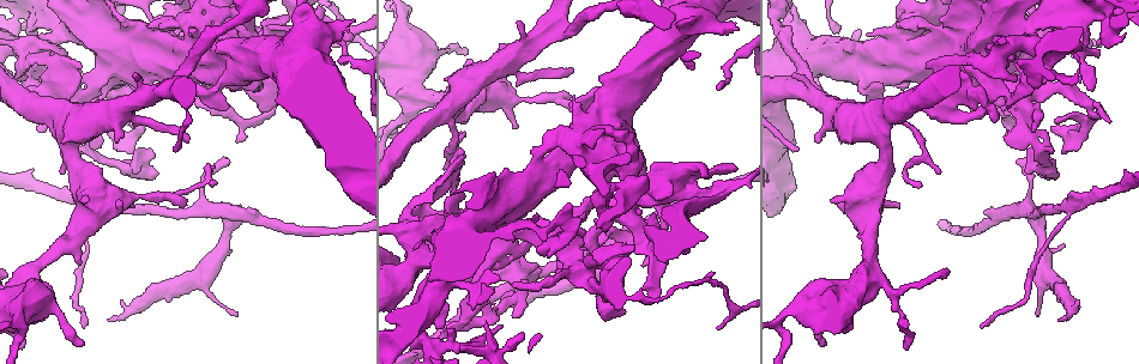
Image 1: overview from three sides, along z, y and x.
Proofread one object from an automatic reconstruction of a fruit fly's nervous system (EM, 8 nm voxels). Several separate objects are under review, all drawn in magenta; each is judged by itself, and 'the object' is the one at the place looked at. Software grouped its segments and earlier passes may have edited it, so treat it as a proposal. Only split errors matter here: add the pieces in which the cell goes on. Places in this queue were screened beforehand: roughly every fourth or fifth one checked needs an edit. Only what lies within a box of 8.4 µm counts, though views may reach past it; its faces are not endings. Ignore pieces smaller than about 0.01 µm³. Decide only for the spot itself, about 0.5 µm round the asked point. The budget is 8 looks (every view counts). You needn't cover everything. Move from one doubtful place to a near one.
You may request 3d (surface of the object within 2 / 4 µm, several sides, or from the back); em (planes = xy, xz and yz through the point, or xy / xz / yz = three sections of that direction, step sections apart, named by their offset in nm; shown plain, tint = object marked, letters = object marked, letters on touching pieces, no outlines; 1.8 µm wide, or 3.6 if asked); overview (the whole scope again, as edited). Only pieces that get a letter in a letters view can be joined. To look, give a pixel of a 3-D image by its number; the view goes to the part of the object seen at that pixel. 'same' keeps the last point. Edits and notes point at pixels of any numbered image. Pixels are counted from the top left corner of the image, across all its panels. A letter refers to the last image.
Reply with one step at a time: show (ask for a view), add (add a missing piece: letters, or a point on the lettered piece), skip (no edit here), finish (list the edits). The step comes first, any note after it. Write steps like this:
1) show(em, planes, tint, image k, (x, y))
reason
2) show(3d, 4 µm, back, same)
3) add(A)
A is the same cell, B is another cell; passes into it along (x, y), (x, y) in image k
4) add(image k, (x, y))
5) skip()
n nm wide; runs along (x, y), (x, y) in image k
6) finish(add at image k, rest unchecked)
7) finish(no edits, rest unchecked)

show(em, xy, step 8, tint, image 1, (1016, 163))
an open end

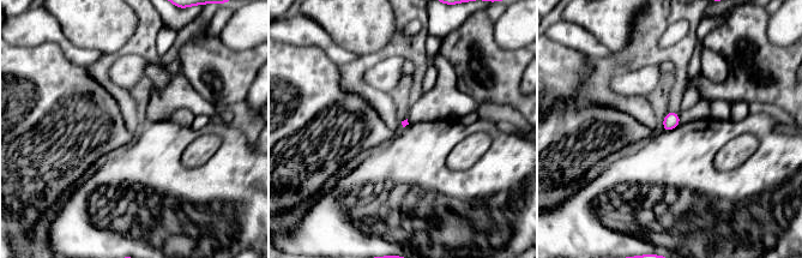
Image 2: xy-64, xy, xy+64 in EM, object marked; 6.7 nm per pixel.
show(em, planes, letters, same)
another direction

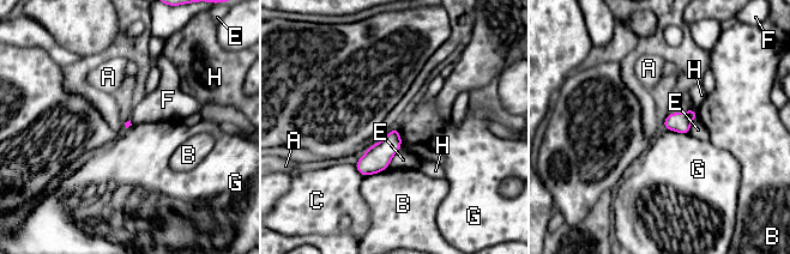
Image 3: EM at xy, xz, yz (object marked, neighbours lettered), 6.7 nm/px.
skip()
A, B, C, E, F, G and H are other cells; border along (663, 127), (689, 134) in image 3; none of them fits

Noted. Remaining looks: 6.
show(em, planes, letters, image 1, (579, 274))
calibre changes

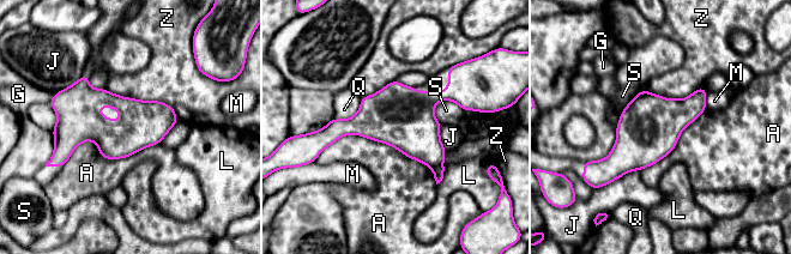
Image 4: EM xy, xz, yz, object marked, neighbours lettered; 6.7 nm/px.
skip()
320 nm wide; A, G, J, L, M, Q, S and Z are other cells; no lettered piece goes on from it

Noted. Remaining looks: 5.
show(3d, 4 µm, image 1, (612, 203))
thin neck

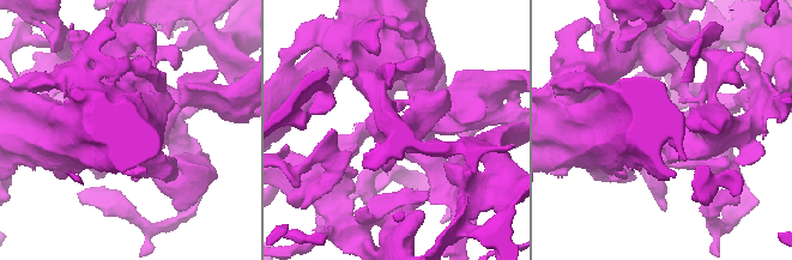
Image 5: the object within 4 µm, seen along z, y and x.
show(em, xy, step 4, tint, same)
need the tissue

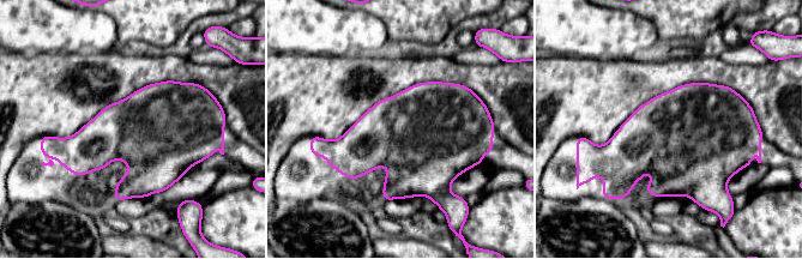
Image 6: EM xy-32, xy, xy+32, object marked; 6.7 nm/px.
show(em, planes, letters, same)

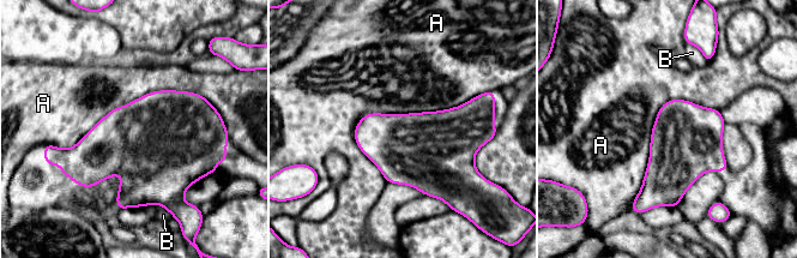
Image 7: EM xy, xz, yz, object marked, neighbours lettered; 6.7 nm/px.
skip()
A and B are other cells; border along (477, 95), (367, 113), (355, 143) in image 7; none of them fits

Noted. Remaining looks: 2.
finish(no edits, rest unchecked)

